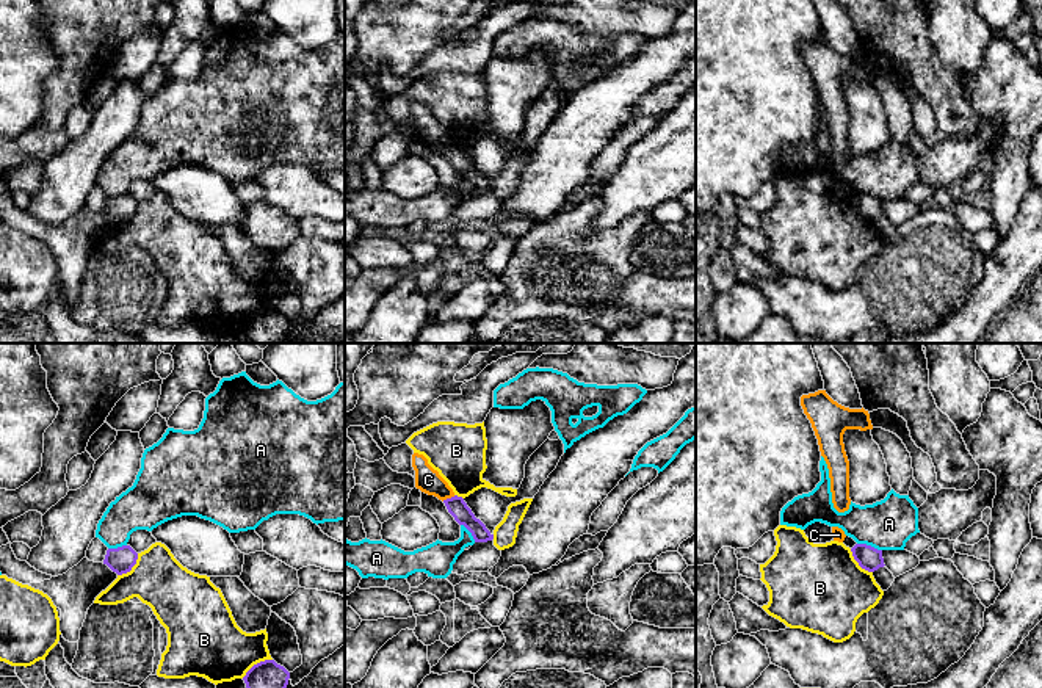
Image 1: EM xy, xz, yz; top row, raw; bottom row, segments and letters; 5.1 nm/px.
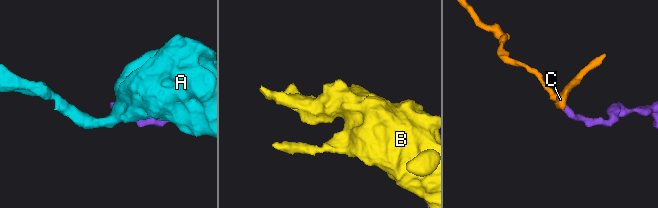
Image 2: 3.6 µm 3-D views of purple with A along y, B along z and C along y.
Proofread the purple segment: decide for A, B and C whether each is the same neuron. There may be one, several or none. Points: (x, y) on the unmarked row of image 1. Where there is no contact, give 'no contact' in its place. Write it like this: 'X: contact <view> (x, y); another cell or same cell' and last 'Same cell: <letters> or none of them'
A: contact yz (870, 195); another cell
B: contact xy (257, 312); another cell
C: contact xz (448, 148); another cell
Same cell: none of them

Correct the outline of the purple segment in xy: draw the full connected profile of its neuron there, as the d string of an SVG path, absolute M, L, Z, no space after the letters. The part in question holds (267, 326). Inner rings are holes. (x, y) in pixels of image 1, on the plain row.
M274 309L254 313L243 326L251 343L284 343L290 321Z

